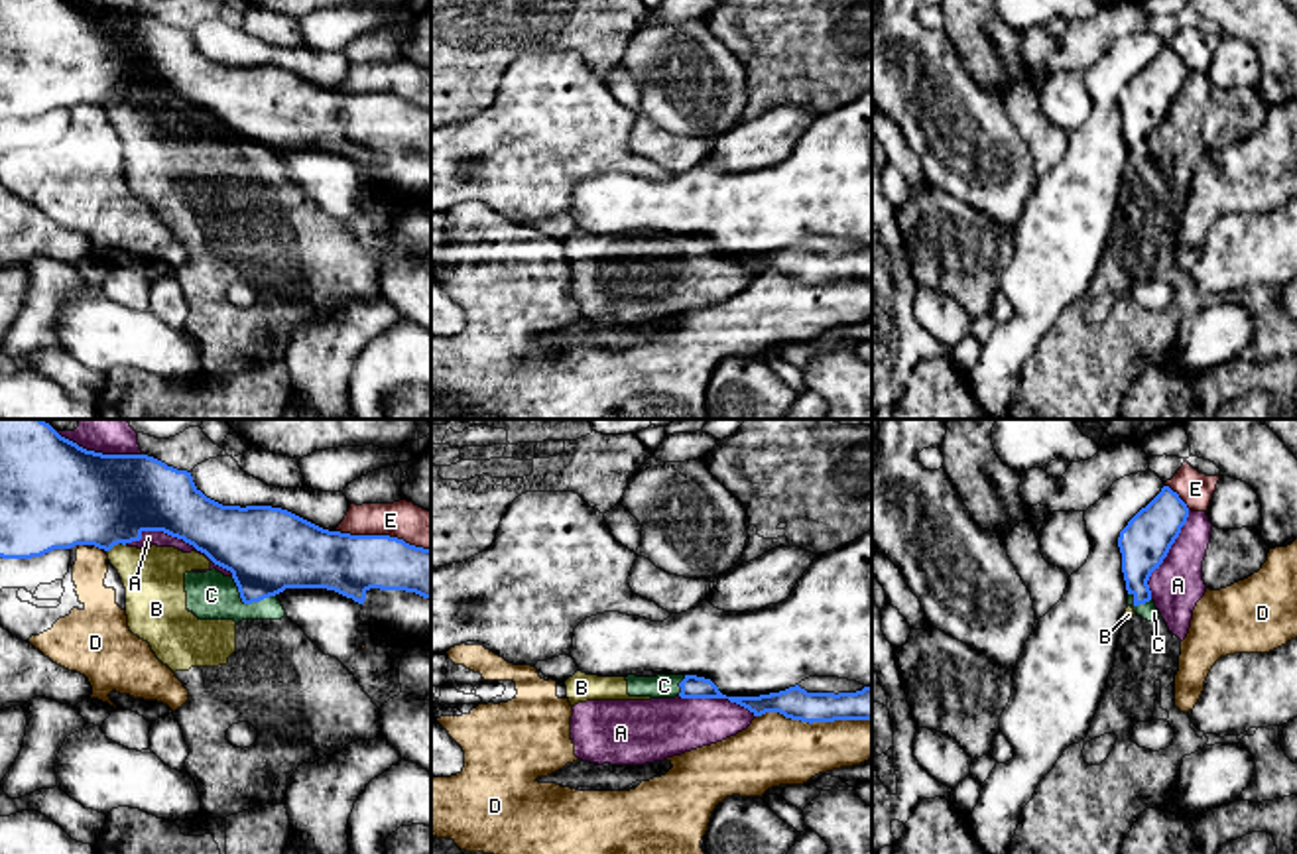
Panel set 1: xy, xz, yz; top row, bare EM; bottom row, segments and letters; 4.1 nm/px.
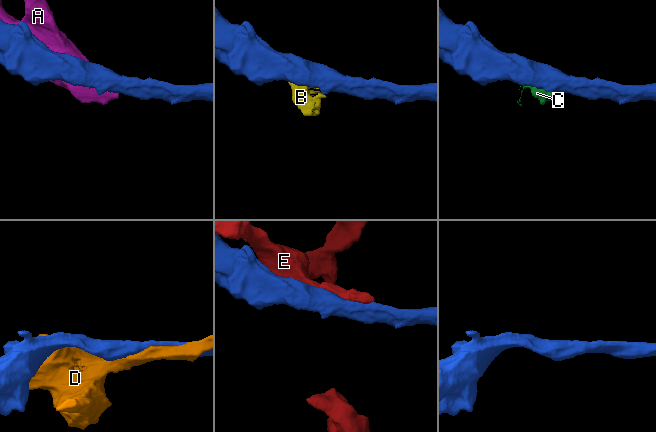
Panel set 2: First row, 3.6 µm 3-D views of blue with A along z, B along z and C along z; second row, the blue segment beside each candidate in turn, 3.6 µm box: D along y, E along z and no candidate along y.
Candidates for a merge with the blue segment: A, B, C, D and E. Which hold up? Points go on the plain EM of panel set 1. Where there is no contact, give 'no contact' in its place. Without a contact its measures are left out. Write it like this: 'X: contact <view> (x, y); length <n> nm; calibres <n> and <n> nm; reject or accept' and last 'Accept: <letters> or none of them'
A: contact xy (178, 97); length 460 nm; calibres 320 and 60 nm; reject
B: contact xy (115, 103); length 90 nm; calibres 400 and 260 nm; reject
C: contact xy (248, 162); length 200 nm; calibres 360 and 200 nm; reject
D: contact xz (813, 280); length 480 nm; calibres 140 and 280 nm; reject
E: contact xy (384, 95); length 400 nm; calibres 240 and 160 nm; reject
Accept: none of them

